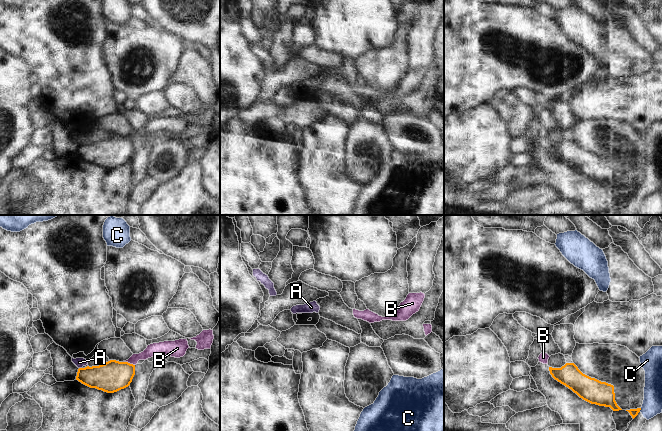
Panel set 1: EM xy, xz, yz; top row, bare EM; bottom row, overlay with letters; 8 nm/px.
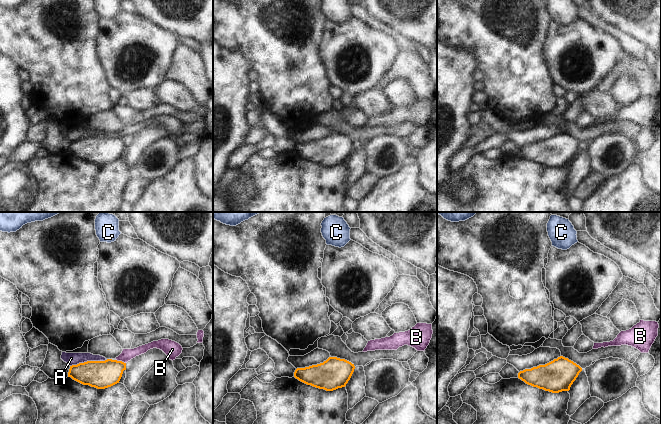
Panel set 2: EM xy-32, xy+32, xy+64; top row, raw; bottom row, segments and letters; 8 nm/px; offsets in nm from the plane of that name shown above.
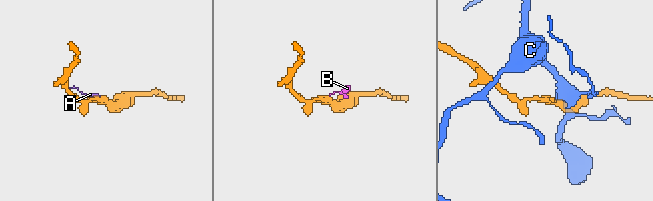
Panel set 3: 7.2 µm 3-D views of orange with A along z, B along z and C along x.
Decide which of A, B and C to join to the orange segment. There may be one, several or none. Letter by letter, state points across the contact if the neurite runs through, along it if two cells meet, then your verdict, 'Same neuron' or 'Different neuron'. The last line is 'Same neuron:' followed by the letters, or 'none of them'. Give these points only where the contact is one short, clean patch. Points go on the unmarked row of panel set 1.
A: Boundary: xy (79, 143), (81, 144). Different neuron
B: Boundary: xy (123, 137), (134, 141). Different neuron
C: Different neuron
Same neuron: none of them

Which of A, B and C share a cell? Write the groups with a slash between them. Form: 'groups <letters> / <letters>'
groups A B / C

